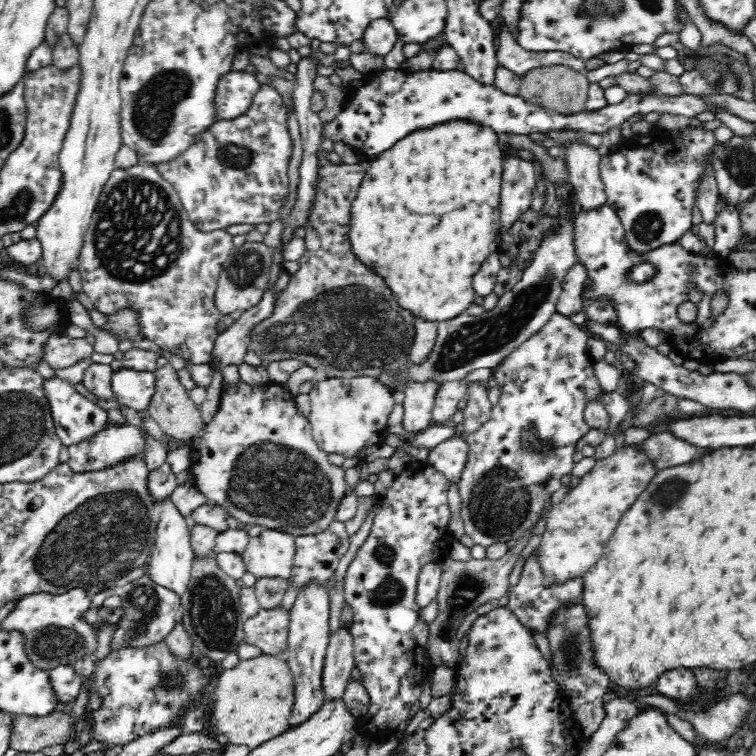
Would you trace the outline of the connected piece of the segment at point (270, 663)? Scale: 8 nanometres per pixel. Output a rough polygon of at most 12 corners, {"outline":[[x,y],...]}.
{"outline":[[283,658],[240,661],[216,678],[212,722],[256,748],[290,726]]}

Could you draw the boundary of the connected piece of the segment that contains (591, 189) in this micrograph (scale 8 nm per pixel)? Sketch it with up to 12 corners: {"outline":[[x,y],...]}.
{"outline":[[582,138],[562,146],[582,210],[606,202],[600,150]]}

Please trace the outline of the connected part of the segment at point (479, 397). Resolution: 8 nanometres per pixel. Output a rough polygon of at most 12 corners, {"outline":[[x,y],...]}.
{"outline":[[470,382],[460,423],[462,436],[479,432],[493,407],[486,386]]}

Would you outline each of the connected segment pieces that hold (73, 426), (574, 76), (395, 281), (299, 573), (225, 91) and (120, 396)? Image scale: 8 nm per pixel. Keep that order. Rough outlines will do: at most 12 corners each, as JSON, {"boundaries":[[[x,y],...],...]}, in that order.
{"boundaries":[[[57,375],[42,394],[58,439],[66,446],[90,438],[106,411]],[[567,65],[525,72],[518,94],[548,111],[585,112],[590,83]],[[469,122],[371,159],[350,252],[418,321],[476,300],[498,137]],[[344,521],[295,536],[291,580],[326,583],[350,548]],[[230,69],[217,84],[219,119],[238,118],[253,105],[260,81]],[[124,365],[110,373],[116,400],[145,410],[152,372]]]}

